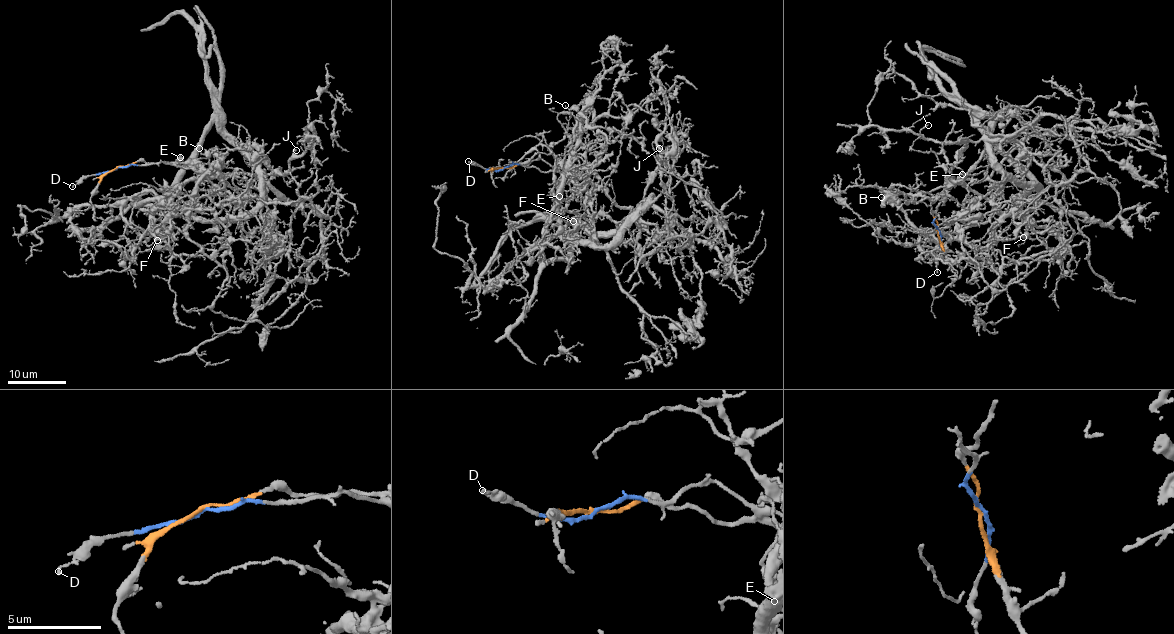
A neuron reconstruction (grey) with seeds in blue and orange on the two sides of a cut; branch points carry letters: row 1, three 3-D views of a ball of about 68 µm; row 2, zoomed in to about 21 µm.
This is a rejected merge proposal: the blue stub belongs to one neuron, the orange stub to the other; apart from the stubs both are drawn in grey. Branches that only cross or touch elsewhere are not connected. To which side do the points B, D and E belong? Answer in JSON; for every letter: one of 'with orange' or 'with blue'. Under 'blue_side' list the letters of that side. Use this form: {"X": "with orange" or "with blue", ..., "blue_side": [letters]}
{"B": "with blue", "D": "with blue", "E": "with blue", "blue_side": ["B", "D", "E"]}

